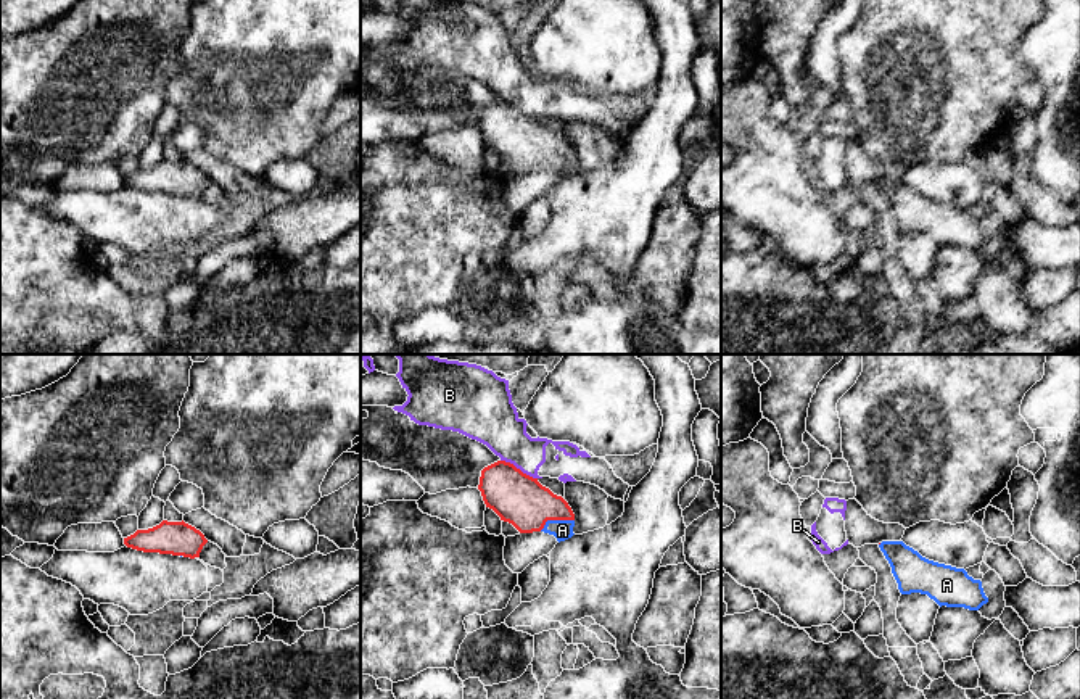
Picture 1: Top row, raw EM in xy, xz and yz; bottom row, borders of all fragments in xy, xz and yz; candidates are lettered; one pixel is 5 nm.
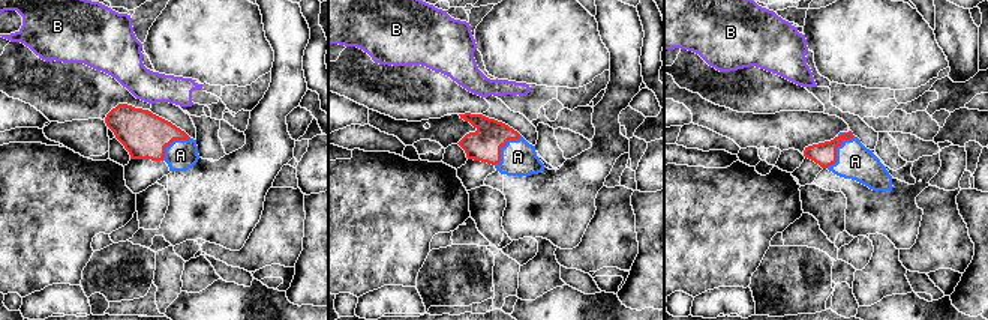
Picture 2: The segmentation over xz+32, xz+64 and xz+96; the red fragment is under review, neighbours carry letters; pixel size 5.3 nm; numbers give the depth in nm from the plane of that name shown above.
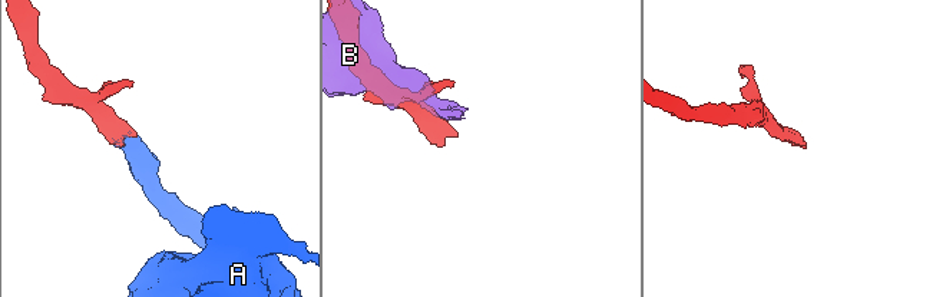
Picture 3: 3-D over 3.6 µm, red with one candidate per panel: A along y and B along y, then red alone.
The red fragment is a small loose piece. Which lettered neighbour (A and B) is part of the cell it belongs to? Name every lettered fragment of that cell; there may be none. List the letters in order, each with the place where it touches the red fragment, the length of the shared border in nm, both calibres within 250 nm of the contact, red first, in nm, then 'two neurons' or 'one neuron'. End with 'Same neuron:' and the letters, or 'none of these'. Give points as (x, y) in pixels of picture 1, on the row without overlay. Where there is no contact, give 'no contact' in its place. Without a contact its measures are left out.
A: contact xz (556, 158); length 190 nm; calibres 260 and 100 nm; one neuron
B: contact xz (519, 108); length 200 nm; calibres 260 and 220 nm; two neurons
Same neuron: A

